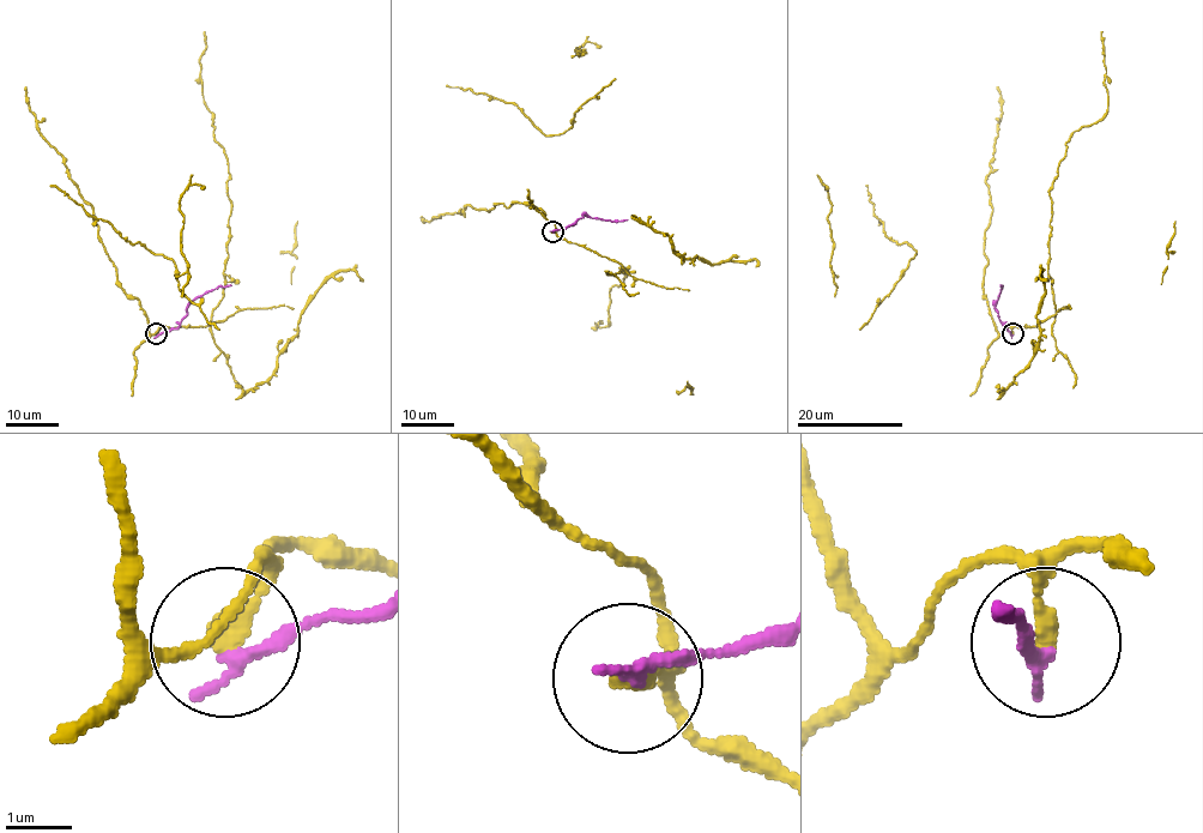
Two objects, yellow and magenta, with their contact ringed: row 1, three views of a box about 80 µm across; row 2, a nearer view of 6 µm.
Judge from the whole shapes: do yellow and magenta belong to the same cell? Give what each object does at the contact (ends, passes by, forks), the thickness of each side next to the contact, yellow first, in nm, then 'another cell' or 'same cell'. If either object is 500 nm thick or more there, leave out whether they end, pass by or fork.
yellow ends | magenta ends | 320/220 nm | another cell

